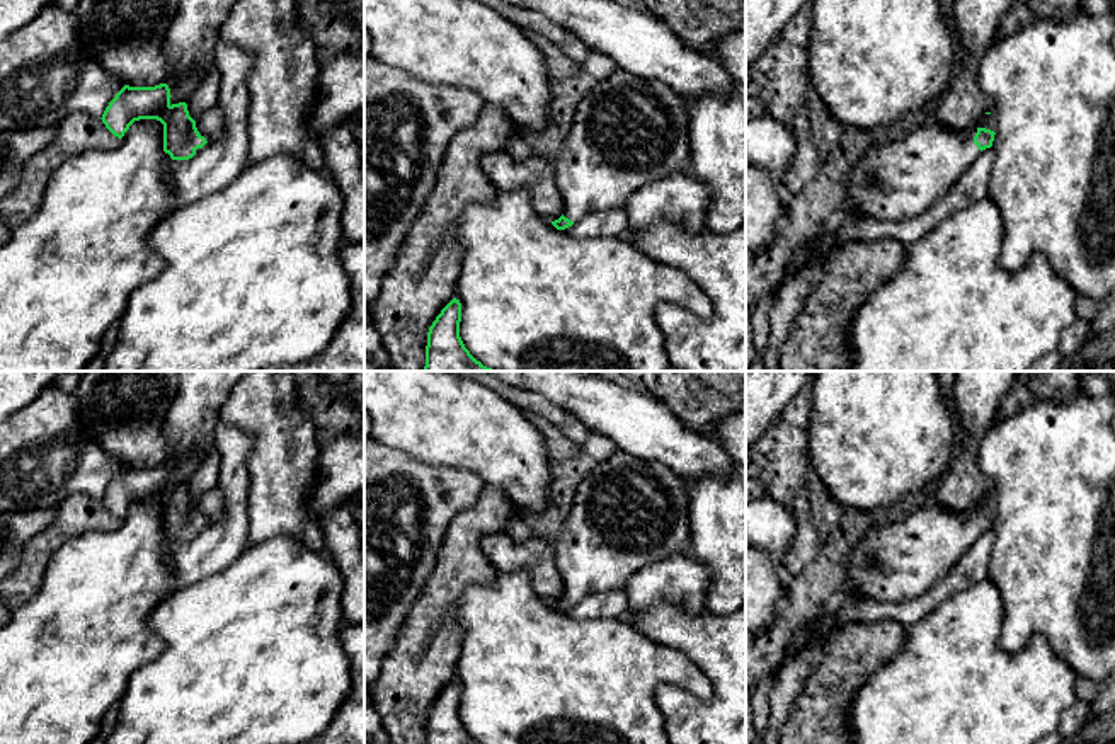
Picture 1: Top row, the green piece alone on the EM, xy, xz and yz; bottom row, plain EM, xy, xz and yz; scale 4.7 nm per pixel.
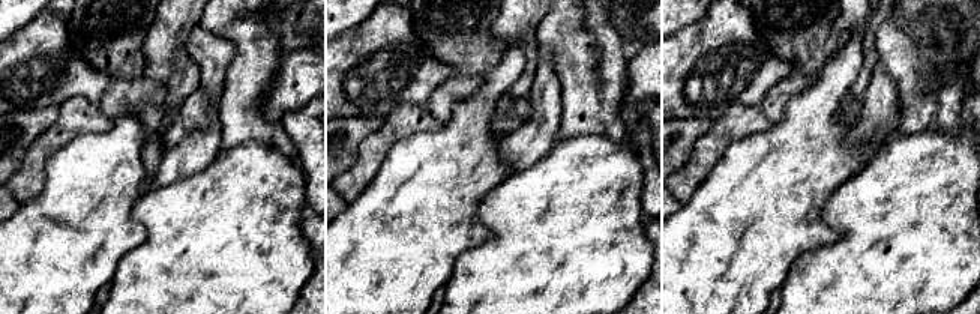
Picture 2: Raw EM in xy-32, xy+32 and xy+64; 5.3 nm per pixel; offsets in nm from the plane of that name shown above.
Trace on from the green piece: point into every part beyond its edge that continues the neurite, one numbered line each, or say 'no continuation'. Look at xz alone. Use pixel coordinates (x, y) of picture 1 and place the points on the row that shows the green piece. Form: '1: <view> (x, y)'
1: xz (627, 131)

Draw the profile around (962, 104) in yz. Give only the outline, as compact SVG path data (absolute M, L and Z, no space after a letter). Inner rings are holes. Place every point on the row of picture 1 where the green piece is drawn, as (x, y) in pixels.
M953 0L958 51L950 83L931 112L945 128L969 131L986 112L992 112L992 99L979 87L979 68L1011 3L1013 0Z

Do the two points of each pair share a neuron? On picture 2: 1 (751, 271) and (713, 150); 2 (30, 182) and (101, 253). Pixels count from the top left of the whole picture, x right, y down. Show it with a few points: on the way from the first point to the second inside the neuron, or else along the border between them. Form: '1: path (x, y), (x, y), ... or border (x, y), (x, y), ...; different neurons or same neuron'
1: border (742, 137), (724, 152), (695, 190); different neurons
2: border (50, 156), (45, 164), (44, 187), (15, 212); different neurons

